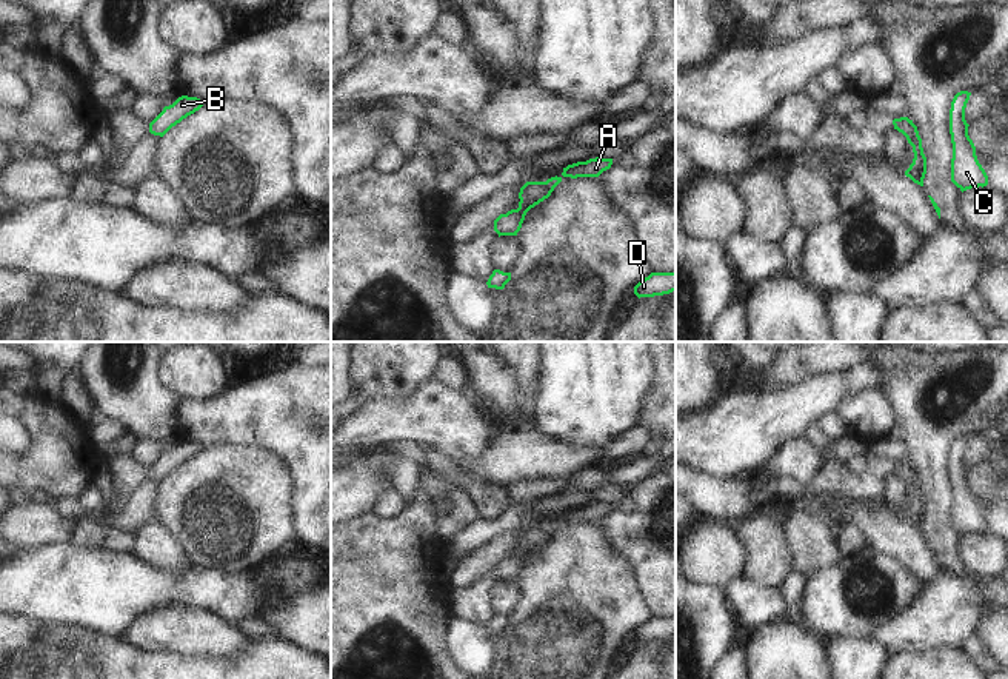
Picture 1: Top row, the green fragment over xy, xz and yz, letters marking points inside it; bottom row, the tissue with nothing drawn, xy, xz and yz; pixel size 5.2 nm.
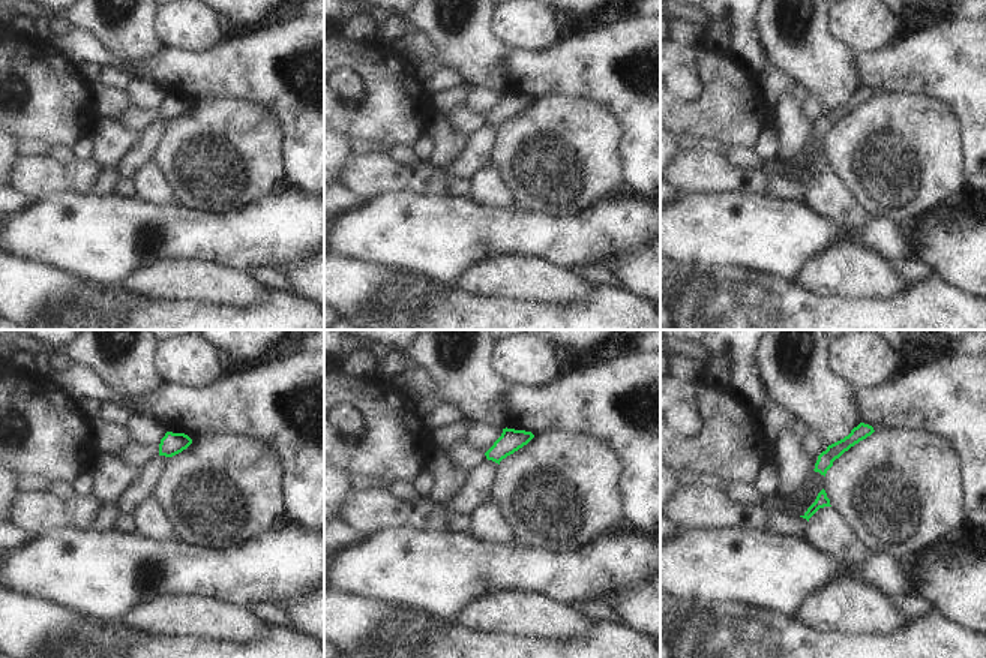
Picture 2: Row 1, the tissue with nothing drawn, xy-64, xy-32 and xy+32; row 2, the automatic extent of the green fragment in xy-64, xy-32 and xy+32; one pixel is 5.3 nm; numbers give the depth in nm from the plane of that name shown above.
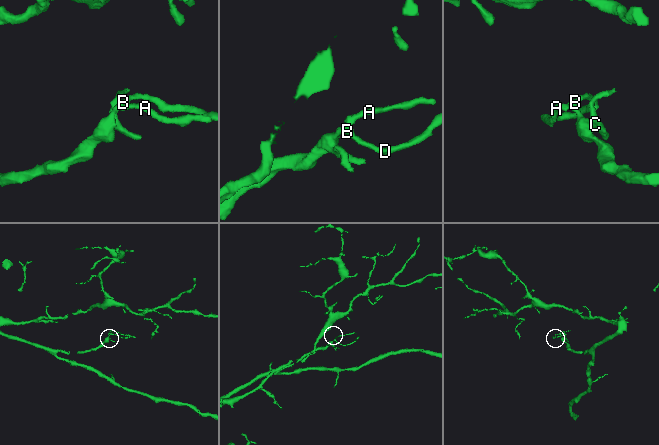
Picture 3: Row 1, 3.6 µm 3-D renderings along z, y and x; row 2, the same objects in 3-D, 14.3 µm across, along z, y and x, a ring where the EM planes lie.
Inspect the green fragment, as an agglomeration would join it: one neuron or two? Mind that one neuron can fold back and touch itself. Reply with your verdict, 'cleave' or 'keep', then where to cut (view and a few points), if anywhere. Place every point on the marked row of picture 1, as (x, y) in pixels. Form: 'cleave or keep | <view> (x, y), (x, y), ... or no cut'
keep | no cut

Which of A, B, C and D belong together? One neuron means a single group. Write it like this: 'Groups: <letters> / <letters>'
Groups: A B C D.

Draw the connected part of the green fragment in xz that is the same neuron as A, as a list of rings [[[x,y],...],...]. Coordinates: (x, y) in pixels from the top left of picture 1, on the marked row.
[[[589,159],[586,162],[577,162],[563,168],[560,177],[551,177],[546,182],[526,182],[519,192],[519,208],[511,209],[506,214],[500,214],[494,220],[494,231],[500,236],[517,236],[525,220],[526,212],[548,199],[554,188],[563,177],[599,177],[603,171],[609,169],[612,159]]]

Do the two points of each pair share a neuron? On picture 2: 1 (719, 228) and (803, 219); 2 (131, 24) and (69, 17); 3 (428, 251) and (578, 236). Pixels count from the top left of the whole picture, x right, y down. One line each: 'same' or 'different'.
1: same
2: same
3: same

